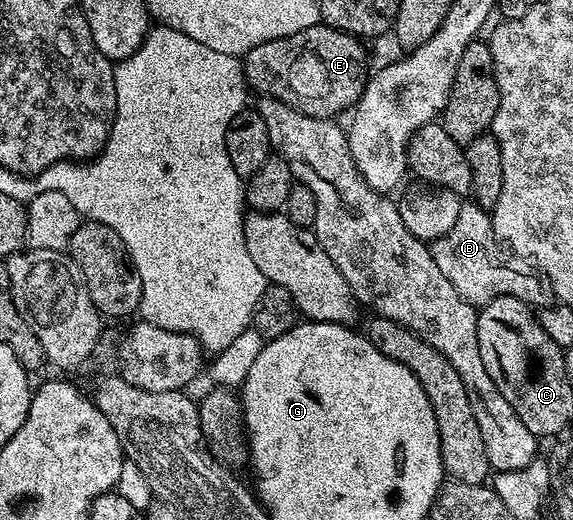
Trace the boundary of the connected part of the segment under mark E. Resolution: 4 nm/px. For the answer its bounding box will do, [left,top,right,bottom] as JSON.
[244,22,368,120]

